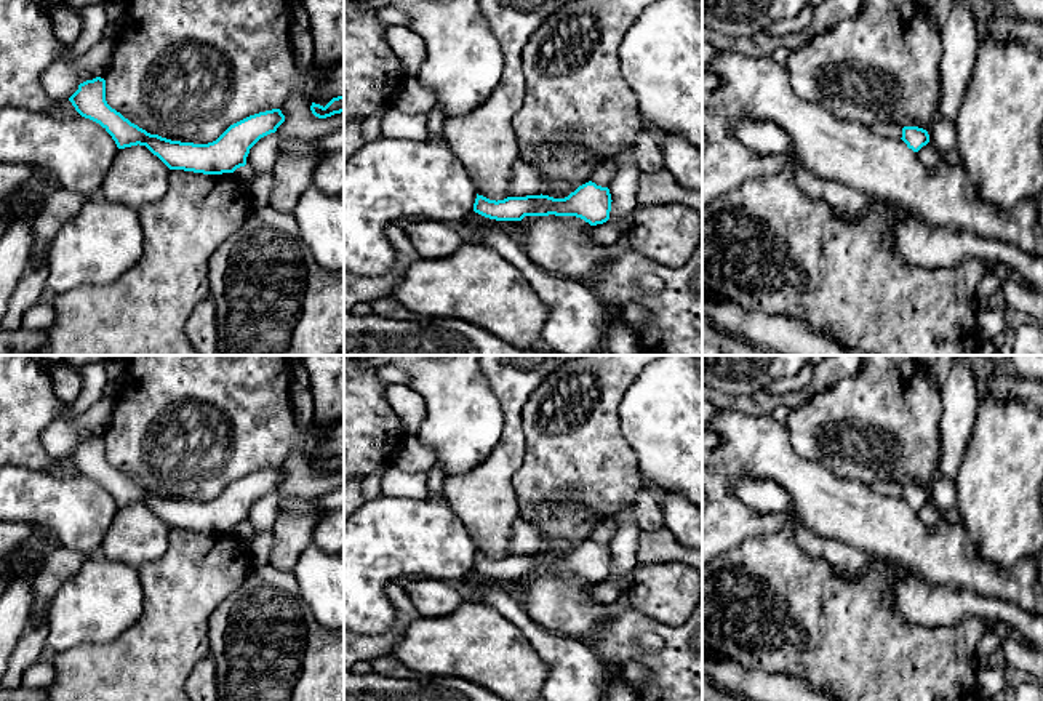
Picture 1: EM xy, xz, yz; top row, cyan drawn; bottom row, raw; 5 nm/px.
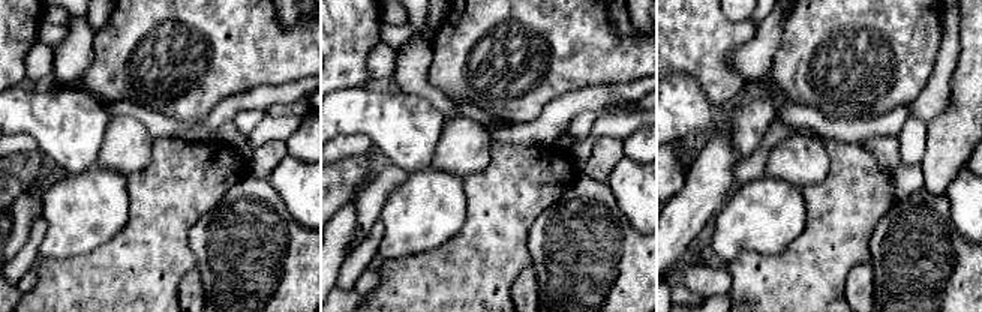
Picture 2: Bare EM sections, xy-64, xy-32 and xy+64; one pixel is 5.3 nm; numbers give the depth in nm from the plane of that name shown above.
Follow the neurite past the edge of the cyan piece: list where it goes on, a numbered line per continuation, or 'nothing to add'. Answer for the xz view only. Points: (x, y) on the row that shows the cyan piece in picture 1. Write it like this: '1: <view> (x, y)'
nothing to add

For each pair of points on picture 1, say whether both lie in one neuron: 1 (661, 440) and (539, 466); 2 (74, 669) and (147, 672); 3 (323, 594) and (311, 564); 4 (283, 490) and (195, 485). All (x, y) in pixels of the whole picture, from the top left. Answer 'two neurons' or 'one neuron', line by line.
1: two neurons
2: one neuron
3: one neuron
4: two neurons

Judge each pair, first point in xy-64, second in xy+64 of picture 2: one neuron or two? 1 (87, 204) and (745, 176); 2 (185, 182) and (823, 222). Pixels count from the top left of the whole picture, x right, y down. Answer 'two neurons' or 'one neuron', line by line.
1: two neurons
2: one neuron

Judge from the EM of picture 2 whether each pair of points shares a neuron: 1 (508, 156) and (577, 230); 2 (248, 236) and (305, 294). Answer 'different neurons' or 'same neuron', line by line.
1: different neurons
2: same neuron

